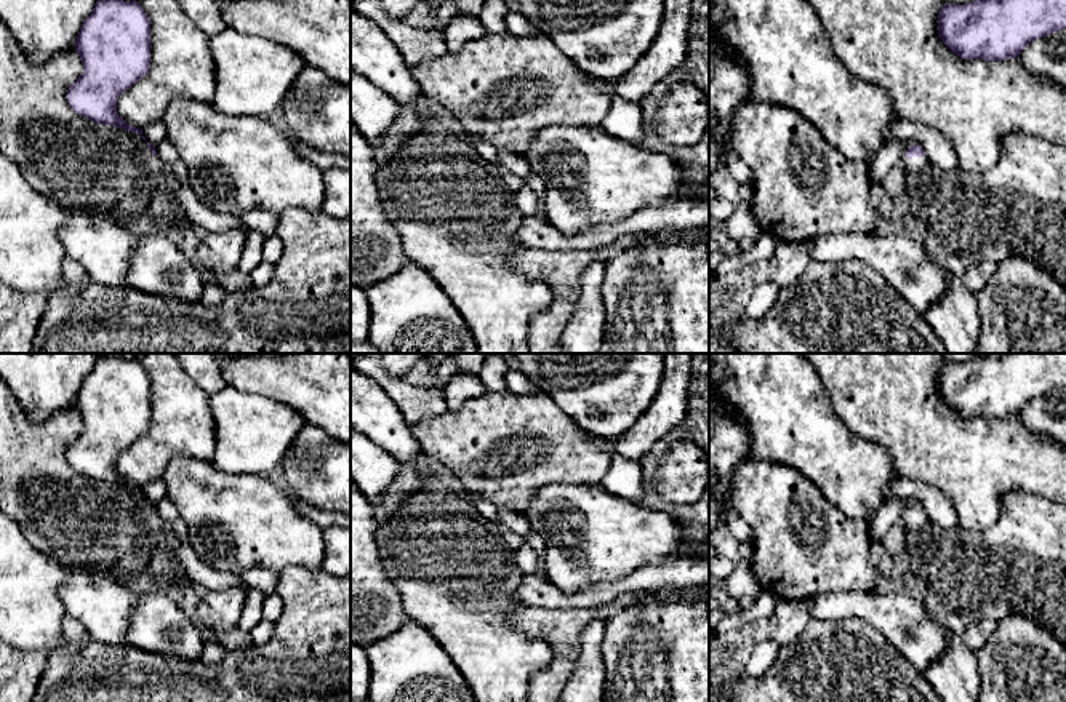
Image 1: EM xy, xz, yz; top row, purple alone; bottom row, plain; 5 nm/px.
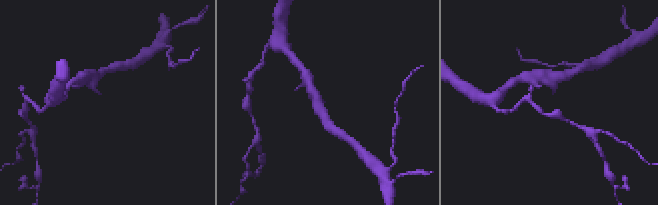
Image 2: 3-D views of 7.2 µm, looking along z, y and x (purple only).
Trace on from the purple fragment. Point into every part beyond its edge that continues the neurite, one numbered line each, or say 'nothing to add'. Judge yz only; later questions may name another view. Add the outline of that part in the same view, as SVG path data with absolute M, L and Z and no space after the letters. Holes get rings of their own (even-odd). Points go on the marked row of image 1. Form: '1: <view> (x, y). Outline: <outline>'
1: yz (916, 165). Outline: M927 155L912 158L904 157L901 160L906 176L920 174L928 163Z

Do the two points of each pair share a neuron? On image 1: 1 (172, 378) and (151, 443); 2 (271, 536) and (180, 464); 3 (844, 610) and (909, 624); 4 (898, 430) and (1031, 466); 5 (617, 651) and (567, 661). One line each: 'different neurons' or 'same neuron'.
1: same neuron
2: same neuron
3: same neuron
4: same neuron
5: different neurons

